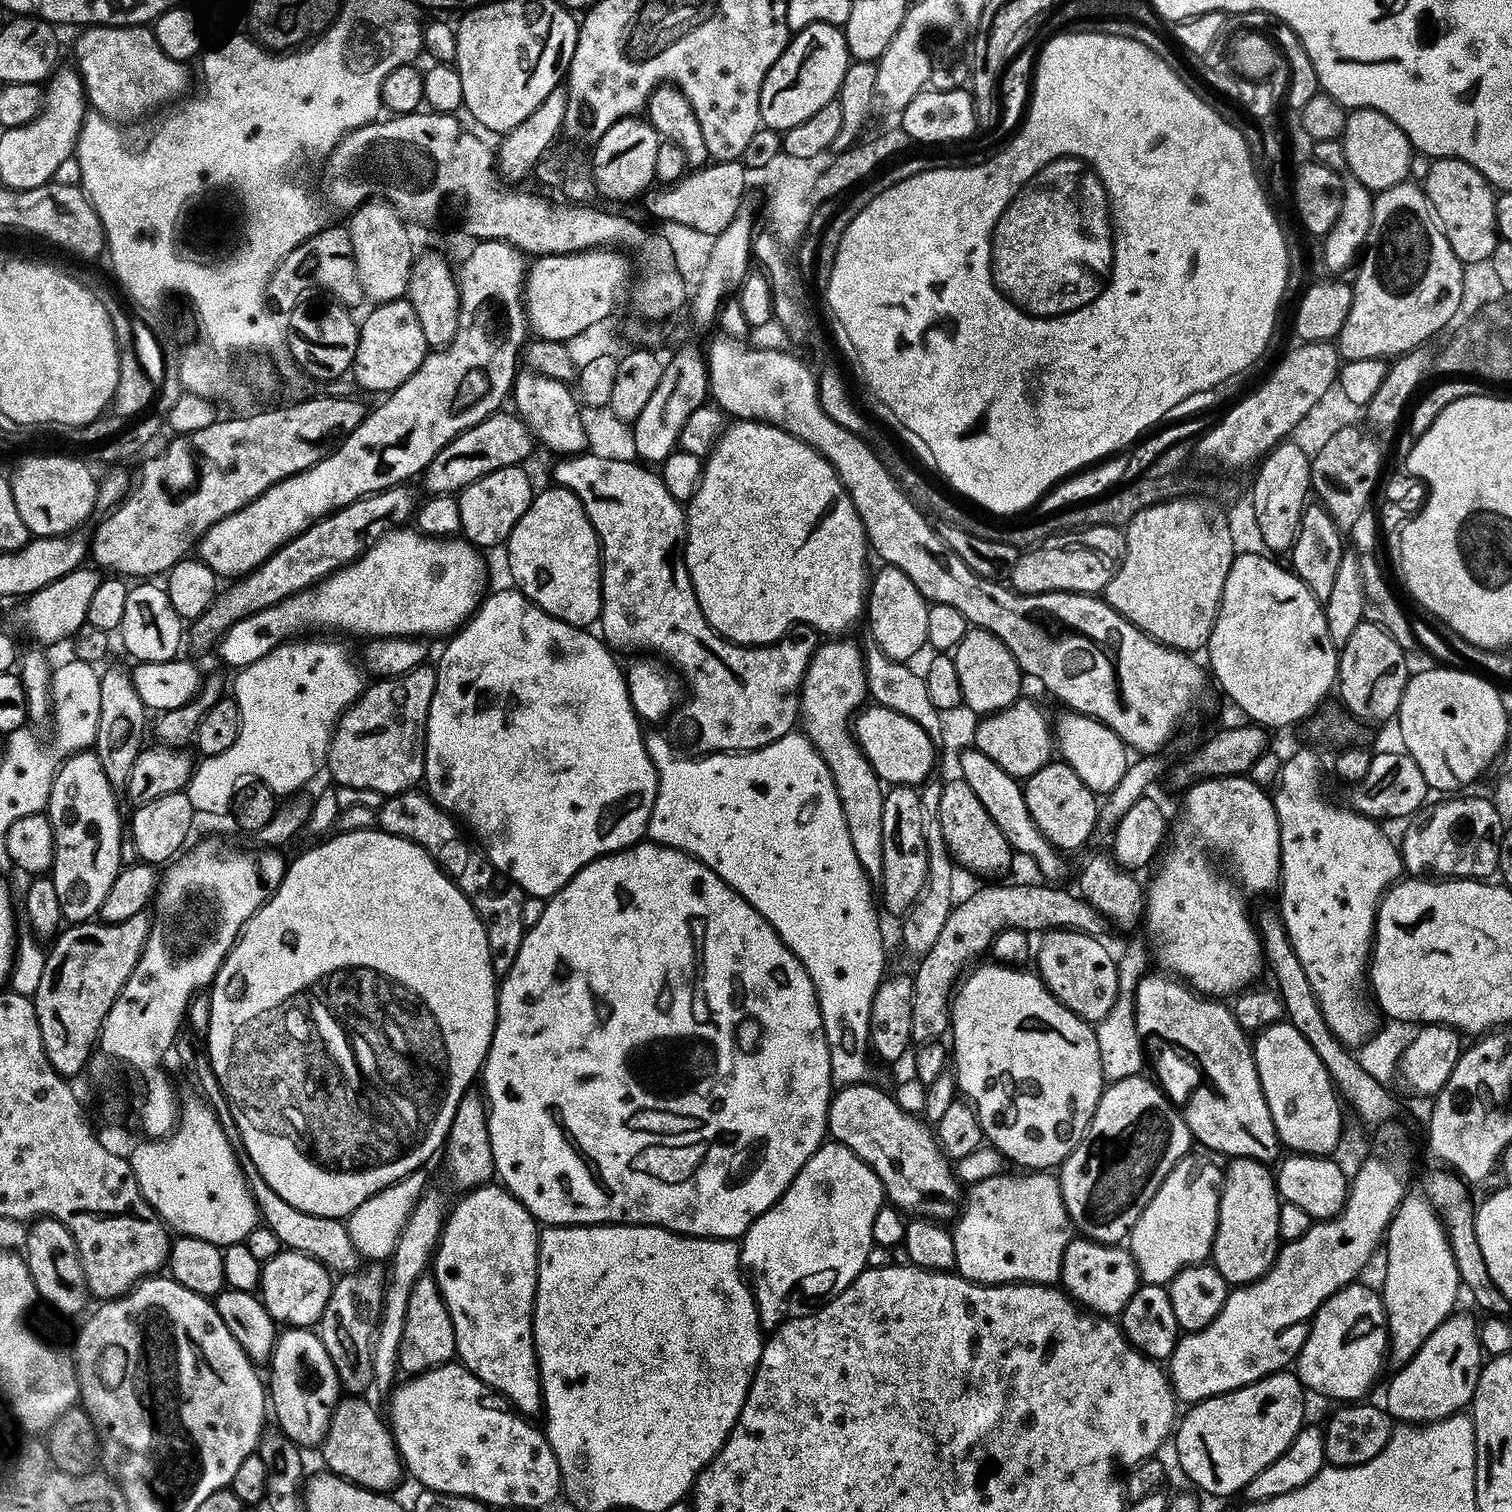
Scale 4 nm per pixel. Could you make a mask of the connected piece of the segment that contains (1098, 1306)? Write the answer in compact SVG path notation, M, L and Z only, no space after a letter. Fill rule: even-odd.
M1076 1238L1066 1250L1062 1288L1081 1309L1101 1318L1123 1317L1126 1306L1130 1306L1134 1294L1141 1287L1136 1259L1127 1247L1096 1244L1092 1240Z

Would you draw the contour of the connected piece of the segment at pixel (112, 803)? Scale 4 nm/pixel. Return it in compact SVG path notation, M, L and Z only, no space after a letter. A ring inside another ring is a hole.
M92 750L79 752L65 761L53 783L51 805L46 815L56 831L59 852L55 867L64 875L65 884L59 885L59 892L63 915L69 921L79 921L83 912L88 915L85 917L95 917L121 874L120 855L124 852L124 844L126 848L126 828L120 825L116 797L118 792L107 780Z

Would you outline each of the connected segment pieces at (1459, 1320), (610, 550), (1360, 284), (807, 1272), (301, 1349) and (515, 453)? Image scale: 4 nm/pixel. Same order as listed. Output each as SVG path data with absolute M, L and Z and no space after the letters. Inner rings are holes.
M1453 1314L1418 1350L1410 1363L1403 1365L1388 1388L1386 1407L1393 1421L1404 1426L1437 1424L1451 1416L1461 1415L1476 1397L1486 1353L1480 1343L1481 1325L1472 1316Z
M591 454L569 456L559 463L552 472L556 479L553 481L559 487L569 488L580 499L600 539L604 609L599 627L604 628L602 636L608 647L613 650L621 648L624 652L640 652L645 648L648 651L645 653L667 661L678 656L678 646L674 646L674 642L680 640L682 646L682 640L688 638L690 644L690 638L698 632L704 632L704 636L712 635L710 622L700 620L702 610L698 598L680 596L680 592L695 592L688 564L684 560L686 508L681 501L672 497L670 490L666 490L663 475L640 462L612 462Z
M1365 251L1359 265L1360 277L1354 280L1354 306L1350 318L1346 318L1346 326L1338 338L1340 355L1348 362L1366 360L1391 361L1393 358L1406 356L1410 352L1423 349L1427 340L1432 340L1452 319L1457 319L1462 306L1462 284L1464 282L1465 265L1456 256L1442 254L1440 270L1434 278L1428 280L1420 302L1412 300L1396 300L1388 296L1374 278L1374 254Z
M832 1140L826 1142L823 1147L816 1152L814 1158L799 1172L798 1178L794 1180L782 1199L780 1199L770 1211L767 1211L766 1214L760 1216L759 1219L753 1222L750 1230L742 1238L740 1244L741 1265L752 1279L753 1296L759 1308L761 1327L764 1328L765 1331L776 1331L781 1325L787 1323L795 1312L800 1311L804 1314L811 1314L815 1311L819 1311L829 1300L844 1293L845 1290L859 1278L861 1273L867 1271L871 1263L869 1260L872 1250L876 1248L876 1243L873 1238L874 1222L876 1222L876 1216L878 1216L879 1212L886 1206L886 1203L887 1196L885 1194L885 1188L882 1186L881 1179L878 1178L876 1172L873 1171L870 1165L862 1162L862 1160L844 1144L837 1144L836 1141Z
M288 1328L276 1338L276 1349L270 1361L270 1404L276 1410L280 1432L301 1449L319 1449L328 1436L332 1413L342 1399L338 1370L331 1362L326 1346L315 1331Z
M496 413L470 431L464 432L450 446L439 452L422 477L422 483L429 495L457 495L487 474L526 463L524 461L536 447L534 434L519 415L506 413Z

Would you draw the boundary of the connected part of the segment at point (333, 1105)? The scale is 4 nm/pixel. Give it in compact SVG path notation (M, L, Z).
M352 806L352 807L350 807L350 808L349 808L349 809L348 809L348 807L347 807L347 808L346 808L346 809L343 809L343 810L342 810L342 811L341 811L341 814L340 814L340 817L339 817L339 819L338 819L338 823L337 823L337 829L338 829L338 830L339 830L339 831L341 831L341 830L342 830L342 831L344 831L344 832L348 832L348 833L346 833L346 834L345 834L345 836L336 836L336 835L333 835L333 836L332 836L332 837L331 837L331 838L328 838L328 839L325 839L325 840L324 840L324 841L323 841L323 842L320 842L320 843L317 843L317 844L316 844L316 845L318 845L318 844L320 844L320 845L318 845L318 846L317 846L317 848L316 848L316 849L314 849L314 850L313 850L313 852L308 852L308 853L306 853L306 854L305 854L305 856L300 856L300 857L298 857L298 858L297 858L297 860L296 860L296 861L294 861L294 862L293 862L293 860L292 860L292 861L291 861L291 864L290 864L290 867L289 867L289 868L288 868L288 869L287 869L287 876L286 876L286 877L285 877L285 879L284 879L284 881L283 881L283 882L282 882L282 884L281 884L281 888L280 888L280 889L279 889L279 890L277 890L277 892L276 892L276 893L274 893L274 895L273 895L273 898L272 898L272 900L271 900L271 901L269 901L269 903L268 903L268 904L266 904L266 905L265 905L265 907L264 907L264 908L263 908L263 909L261 909L261 911L260 911L260 912L259 912L259 913L257 913L257 915L256 915L256 916L255 916L255 917L253 917L253 919L252 919L252 920L251 920L251 921L249 921L249 923L248 923L248 924L247 924L247 925L245 925L245 927L244 927L244 930L243 930L243 932L241 932L241 933L240 933L240 936L233 936L233 938L232 938L232 940L233 940L233 942L234 942L234 943L235 943L235 944L229 944L229 949L230 949L230 951L231 951L231 953L229 953L229 955L228 955L228 957L227 957L227 958L226 958L226 959L225 959L225 964L224 964L224 965L222 965L222 966L221 966L221 970L220 970L220 973L219 973L219 974L218 974L218 975L217 975L217 976L216 976L216 980L215 980L215 981L213 981L213 983L211 983L211 982L209 982L209 981L208 981L208 976L204 976L204 987L205 987L205 989L206 989L206 990L208 990L208 989L210 989L210 993L211 993L211 992L212 992L212 1009L210 1009L210 1010L209 1010L209 1012L208 1012L208 1042L207 1042L207 1038L206 1038L206 1051L207 1051L207 1055L208 1055L208 1057L209 1057L209 1059L210 1059L210 1060L211 1060L211 1061L212 1061L212 1066L213 1066L213 1070L214 1070L214 1074L215 1074L215 1075L216 1075L216 1076L217 1076L217 1080L218 1080L218 1082L219 1082L219 1083L220 1083L220 1084L221 1084L221 1088L222 1088L222 1090L223 1090L223 1091L224 1091L224 1094L225 1094L225 1098L226 1098L226 1099L227 1099L227 1100L228 1100L228 1104L229 1104L229 1106L230 1106L230 1110L231 1110L231 1111L232 1111L232 1112L233 1112L233 1118L234 1118L234 1122L236 1122L236 1123L237 1123L237 1126L238 1126L238 1130L240 1130L240 1131L241 1131L241 1136L242 1136L242 1142L243 1142L243 1143L244 1143L244 1150L246 1150L246 1151L248 1151L248 1152L249 1152L249 1154L250 1154L250 1158L252 1158L252 1159L253 1159L253 1162L254 1162L254 1164L256 1164L256 1167L257 1167L257 1168L258 1168L258 1170L259 1170L259 1171L260 1171L260 1172L261 1172L261 1174L262 1174L262 1178L264 1178L264 1179L265 1179L265 1180L266 1180L266 1182L267 1182L267 1183L268 1183L268 1184L269 1184L269 1186L271 1186L271 1187L272 1187L272 1188L273 1188L273 1190L274 1190L274 1191L276 1191L276 1192L277 1192L277 1194L279 1194L279 1195L280 1195L280 1196L281 1196L281 1198L282 1198L282 1199L284 1199L284 1200L285 1200L285 1202L287 1202L287 1203L289 1203L289 1204L290 1204L290 1206L292 1206L292 1207L294 1207L294 1208L296 1208L296 1209L298 1209L298 1210L299 1210L299 1211L302 1211L302 1212L304 1212L304 1213L305 1213L305 1214L306 1214L306 1215L312 1215L312 1216L321 1216L321 1217L322 1217L322 1218L324 1218L324 1219L334 1219L334 1220L341 1220L341 1221L343 1221L343 1220L344 1220L344 1219L345 1219L345 1218L347 1218L347 1217L350 1217L350 1216L353 1216L353 1214L355 1214L355 1212L356 1212L356 1211L357 1211L357 1210L358 1210L358 1206L362 1206L362 1205L363 1205L363 1204L364 1204L364 1203L365 1203L365 1202L366 1202L366 1201L367 1201L367 1200L369 1200L369 1199L370 1199L370 1198L374 1198L374 1197L375 1197L375 1196L377 1196L377 1195L378 1195L378 1193L379 1193L379 1192L385 1192L385 1190L386 1190L386 1189L387 1189L387 1188L391 1188L391 1187L392 1187L392 1185L393 1185L393 1184L396 1184L396 1183L398 1183L398 1181L400 1181L400 1180L405 1180L405 1178L406 1178L406 1177L408 1177L408 1175L409 1175L409 1174L410 1174L410 1173L412 1173L412 1172L419 1172L419 1171L421 1171L421 1169L423 1169L423 1168L424 1168L424 1167L425 1167L425 1165L424 1165L424 1163L426 1163L426 1162L427 1162L427 1160L432 1160L432 1159L434 1159L434 1158L435 1158L435 1156L436 1156L436 1151L438 1151L438 1150L439 1150L439 1148L440 1148L440 1151L441 1151L441 1149L443 1149L443 1148L444 1148L444 1147L445 1147L445 1145L447 1145L447 1143L448 1143L448 1135L449 1135L449 1134L450 1134L450 1130L451 1130L451 1129L452 1129L452 1123L453 1123L453 1122L454 1122L454 1114L458 1114L458 1106L459 1106L459 1105L460 1105L460 1103L461 1103L461 1102L462 1102L462 1098L463 1098L463 1097L464 1097L464 1095L466 1095L466 1093L467 1093L467 1092L468 1092L468 1090L469 1090L469 1088L471 1088L471 1087L473 1087L473 1085L475 1085L475 1084L476 1084L476 1083L477 1083L477 1080L478 1080L478 1077L479 1077L479 1076L480 1076L480 1075L481 1075L481 1073L483 1073L483 1071L484 1071L484 1063L485 1063L485 1062L487 1062L487 1061L488 1061L488 1052L489 1052L489 1050L490 1050L490 1049L491 1049L491 1048L492 1048L492 1039L493 1039L493 1038L494 1038L494 1037L495 1037L495 1036L496 1036L496 1009L497 1009L497 1007L498 1007L498 973L497 973L497 972L496 972L496 971L495 971L495 970L494 970L494 966L493 966L493 965L492 965L492 960L491 960L491 954L492 954L492 951L491 951L491 950L490 950L490 942L489 942L489 941L488 941L488 935L487 935L487 934L486 934L486 930L485 930L485 929L484 929L484 924L483 924L483 923L482 923L482 922L481 922L481 920L480 920L480 915L479 915L479 914L478 914L478 913L477 913L477 912L475 912L475 910L474 910L474 909L472 909L472 903L470 903L470 902L469 902L469 901L468 901L468 898L467 898L467 896L464 896L464 895L463 895L463 894L462 894L462 890L458 890L458 886L457 886L457 885L456 885L456 883L454 883L454 882L453 882L453 880L452 880L452 879L451 879L451 878L450 878L450 877L449 877L449 876L448 876L448 875L446 875L446 873L444 873L444 871L442 871L442 870L441 870L441 869L440 869L440 867L439 867L439 866L437 866L437 864L436 864L436 863L434 863L434 861L433 861L433 860L431 860L431 858L429 858L429 856L428 856L428 852L427 852L427 850L426 850L426 849L424 849L424 848L421 848L421 847L420 847L420 845L419 845L419 844L411 844L411 842L409 842L409 841L408 841L408 840L403 840L403 839L402 839L402 838L401 838L401 836L391 836L391 835L390 835L390 834L386 834L386 833L385 833L385 832L381 832L381 831L379 831L379 830L373 830L373 832L362 832L362 831L364 831L364 830L365 830L365 829L366 829L366 828L367 828L367 827L368 827L368 826L370 826L370 825L372 825L372 827L373 827L373 826L374 826L374 825L375 825L375 822L376 822L376 812L375 812L375 809L374 809L374 808L373 808L373 810L372 810L372 809L370 809L370 808L368 808L368 807L366 807L366 806Z

